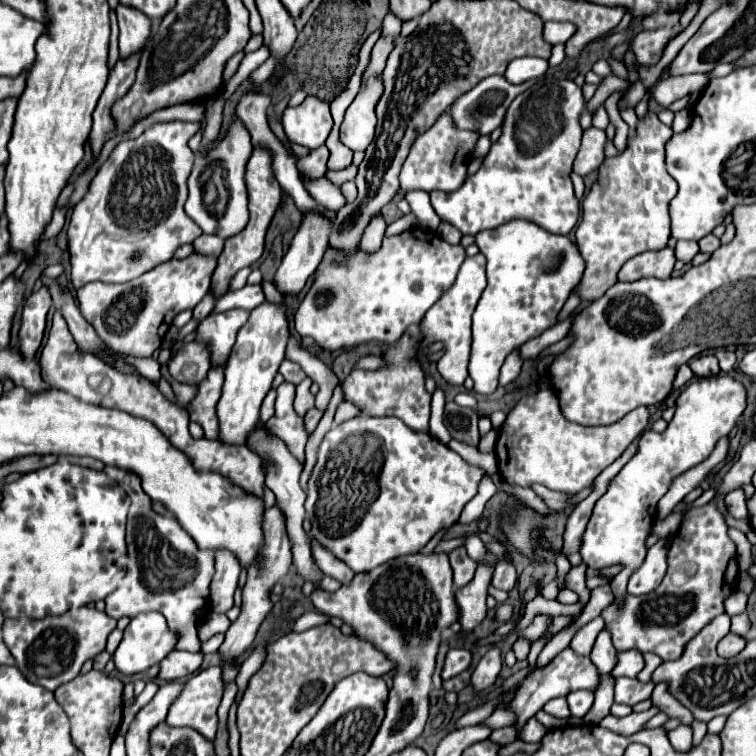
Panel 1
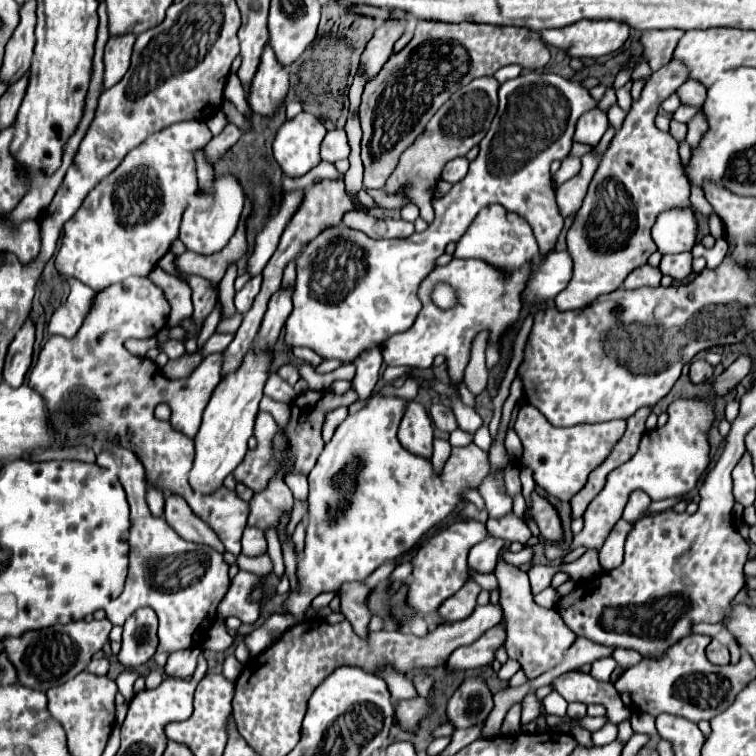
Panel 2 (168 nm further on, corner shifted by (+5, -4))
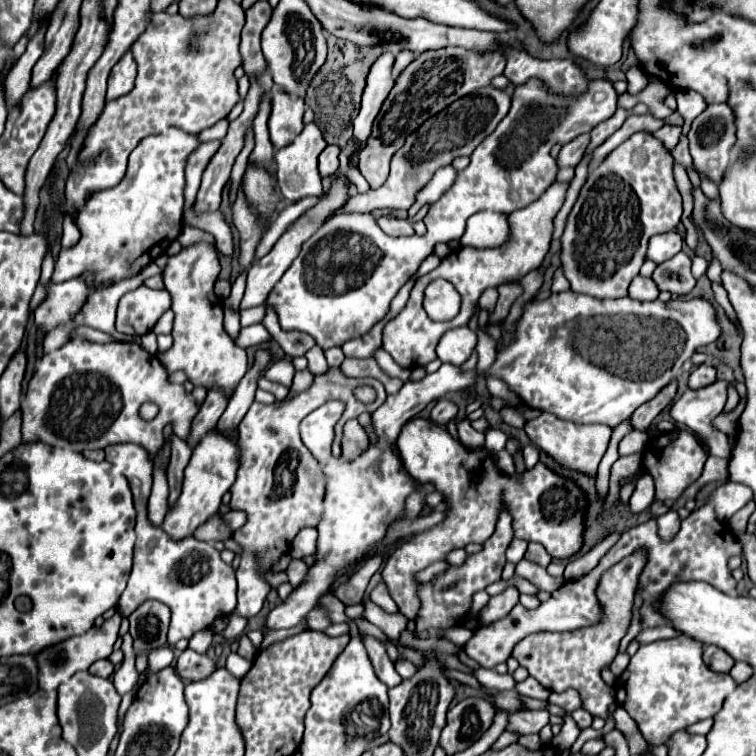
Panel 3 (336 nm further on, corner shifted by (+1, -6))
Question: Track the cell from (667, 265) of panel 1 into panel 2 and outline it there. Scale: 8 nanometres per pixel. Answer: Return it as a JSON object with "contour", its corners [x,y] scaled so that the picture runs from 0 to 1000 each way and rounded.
{"contour":[[[851,351],[829,364],[829,369],[824,372],[824,380],[832,385],[845,380],[872,380],[872,372],[874,372],[874,358],[869,353]]]}

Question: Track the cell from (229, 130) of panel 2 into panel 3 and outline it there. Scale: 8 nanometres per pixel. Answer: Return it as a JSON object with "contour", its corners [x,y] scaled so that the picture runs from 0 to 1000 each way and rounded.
{"contour":[[[290,184],[287,187],[274,187],[274,189],[266,189],[266,194],[261,200],[253,202],[253,210],[247,216],[247,269],[245,269],[245,274],[258,269],[269,226],[271,226],[274,216],[279,213],[279,208],[284,205],[284,200],[290,194],[292,194]]]}

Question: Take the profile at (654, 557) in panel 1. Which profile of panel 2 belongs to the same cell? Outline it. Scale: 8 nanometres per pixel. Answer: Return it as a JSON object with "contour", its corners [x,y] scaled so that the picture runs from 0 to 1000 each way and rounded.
{"contour":[[[779,726],[771,737],[766,737],[763,742],[758,745],[750,745],[742,750],[747,758],[755,761],[758,769],[776,769],[776,766],[784,766],[790,763],[798,753],[790,742],[790,731],[784,731],[784,726]]]}

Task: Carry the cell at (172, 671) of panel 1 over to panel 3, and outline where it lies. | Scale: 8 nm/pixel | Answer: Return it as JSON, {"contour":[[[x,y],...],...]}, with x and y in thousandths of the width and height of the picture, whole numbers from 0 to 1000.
{"contour":[[[245,858],[237,869],[234,869],[234,880],[231,888],[237,890],[237,896],[247,903],[253,901],[266,901],[274,893],[279,893],[284,888],[282,874],[274,866],[263,866],[255,858]]]}

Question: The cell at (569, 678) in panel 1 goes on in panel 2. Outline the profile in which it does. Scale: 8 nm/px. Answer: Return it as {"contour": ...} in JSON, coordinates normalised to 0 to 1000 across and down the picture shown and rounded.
{"contour":[[[753,888],[753,890],[745,890],[742,896],[737,896],[731,901],[731,906],[734,906],[734,914],[745,925],[750,925],[750,930],[766,927],[774,933],[782,933],[782,930],[800,933],[803,948],[813,959],[835,951],[835,938],[824,933],[821,919],[816,917],[816,911],[808,903],[790,901],[774,890]]]}

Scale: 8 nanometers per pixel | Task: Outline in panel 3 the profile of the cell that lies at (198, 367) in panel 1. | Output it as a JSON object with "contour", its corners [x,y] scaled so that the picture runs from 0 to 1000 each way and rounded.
{"contour":[[[340,427],[340,430],[332,430],[332,433],[321,433],[308,451],[311,451],[313,459],[327,462],[327,459],[340,459],[340,456],[356,451],[356,448],[358,448],[356,438],[345,427]]]}

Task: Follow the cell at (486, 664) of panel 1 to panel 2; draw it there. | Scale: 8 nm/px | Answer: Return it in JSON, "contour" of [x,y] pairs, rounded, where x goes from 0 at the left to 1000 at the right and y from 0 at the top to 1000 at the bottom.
{"contour":[[[636,896],[615,898],[591,930],[591,954],[602,964],[618,964],[644,951],[652,938],[649,914]]]}

